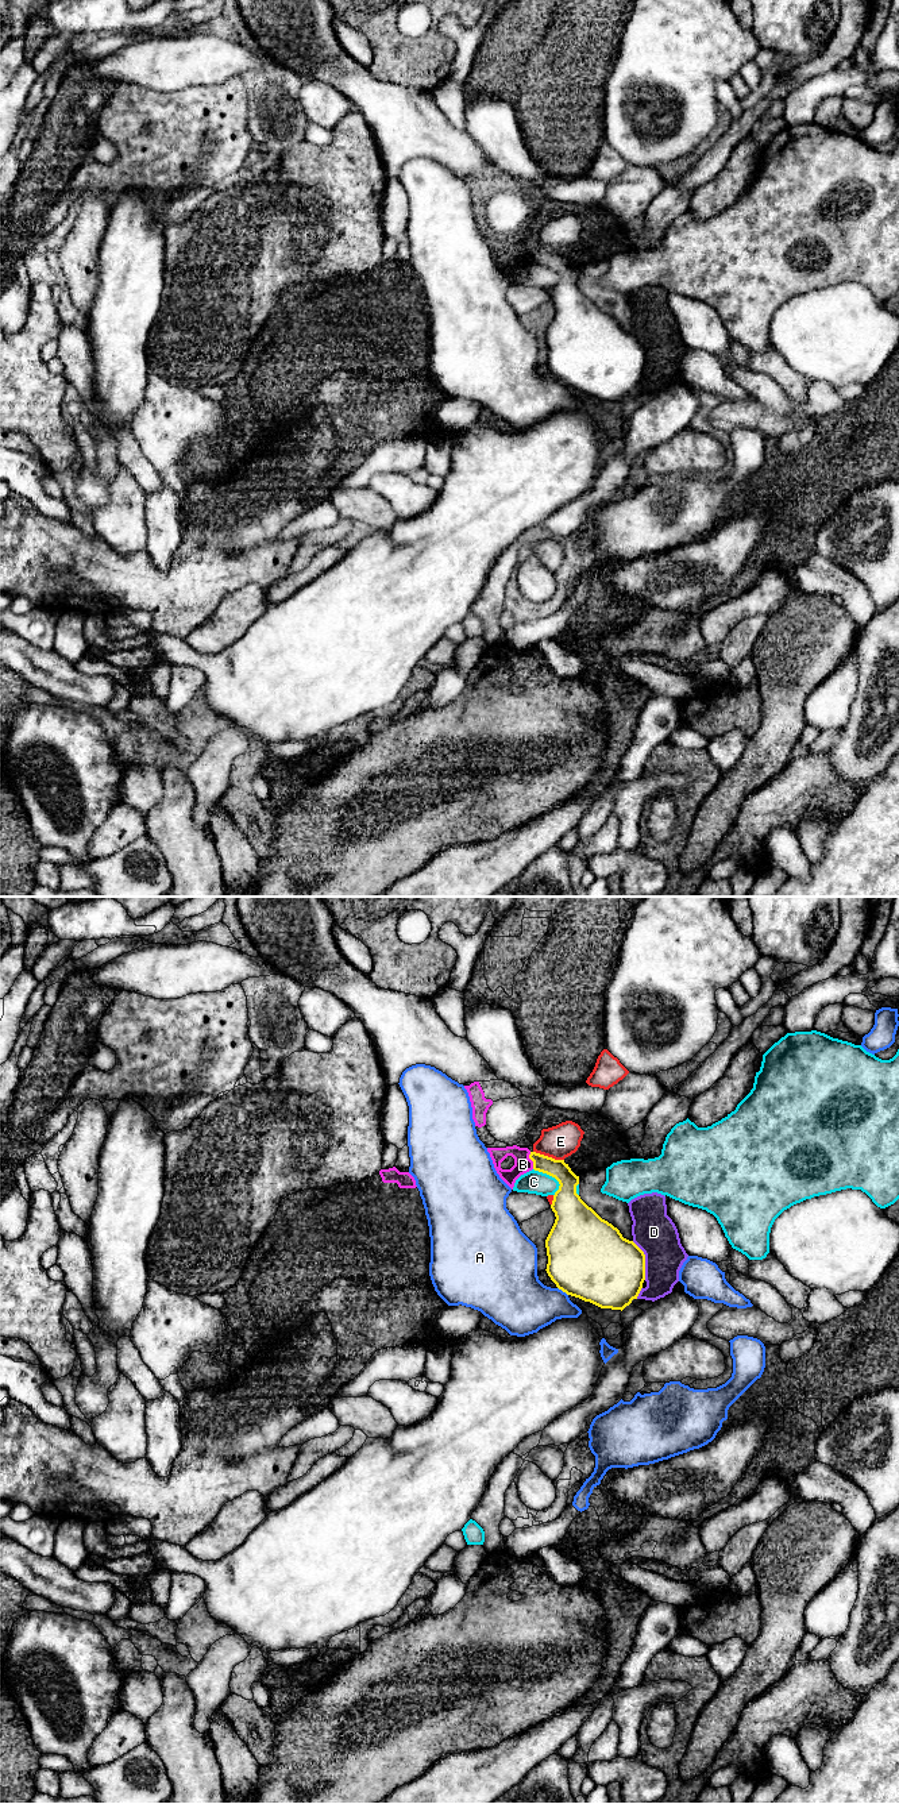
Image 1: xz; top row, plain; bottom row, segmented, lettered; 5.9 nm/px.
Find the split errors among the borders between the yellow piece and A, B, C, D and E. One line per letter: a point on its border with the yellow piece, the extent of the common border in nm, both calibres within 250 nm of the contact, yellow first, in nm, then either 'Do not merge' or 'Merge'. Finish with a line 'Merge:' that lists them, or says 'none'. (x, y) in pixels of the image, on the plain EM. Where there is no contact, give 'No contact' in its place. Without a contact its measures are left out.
A: Touches yellow at xz (563, 384). Shared border 80 nm. Thickness 480 nm (yellow) against 340 nm. Do not merge
B: Touches yellow at xz (531, 251). Shared border 110 nm. Thickness 110 nm (yellow) against 110 nm. Do not merge
C: Touches yellow at xz (552, 269). Shared border 200 nm. Thickness 200 nm (yellow) against 140 nm. Do not merge
D: Touches yellow at xz (644, 353). Shared border 240 nm. Thickness 440 nm (yellow) against 260 nm. Do not merge
E: Touches yellow at xz (547, 249). Shared border 190 nm. Thickness 110 nm (yellow) against 200 nm. Do not merge
Merge: none

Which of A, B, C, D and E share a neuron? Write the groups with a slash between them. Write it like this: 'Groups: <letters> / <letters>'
Groups: A / B D / C / E

